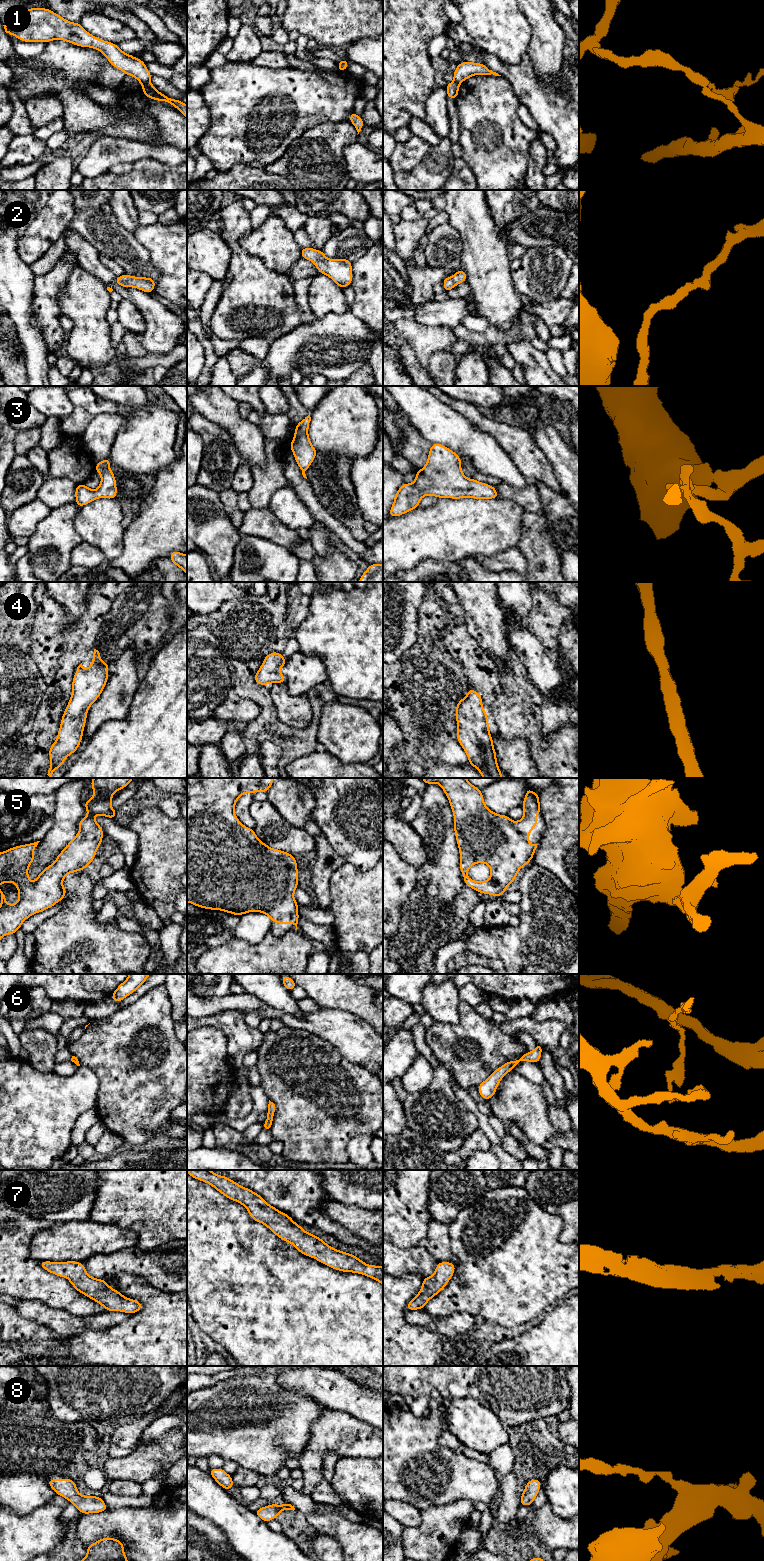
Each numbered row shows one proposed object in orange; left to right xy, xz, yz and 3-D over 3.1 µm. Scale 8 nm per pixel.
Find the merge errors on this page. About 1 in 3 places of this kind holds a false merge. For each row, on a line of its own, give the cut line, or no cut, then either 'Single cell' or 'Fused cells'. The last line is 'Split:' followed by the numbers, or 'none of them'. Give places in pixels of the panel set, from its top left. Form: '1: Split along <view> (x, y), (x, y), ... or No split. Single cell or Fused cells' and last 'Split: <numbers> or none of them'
1: Split along xy (149, 81), (141, 84). Fused cells
2: No split. Single cell
3: No split. Single cell
4: No split. Single cell
5: No split. Single cell
6: Split along xz (267, 1111), (273, 1113). Fused cells
7: No split. Single cell
8: No split. Single cell
Split: 1, 6

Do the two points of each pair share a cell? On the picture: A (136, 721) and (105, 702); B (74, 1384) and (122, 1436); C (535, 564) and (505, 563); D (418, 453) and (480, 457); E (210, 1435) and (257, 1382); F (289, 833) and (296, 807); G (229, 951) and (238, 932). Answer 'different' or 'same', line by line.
A: different
B: different
C: different
D: different
E: same
F: different
G: different

